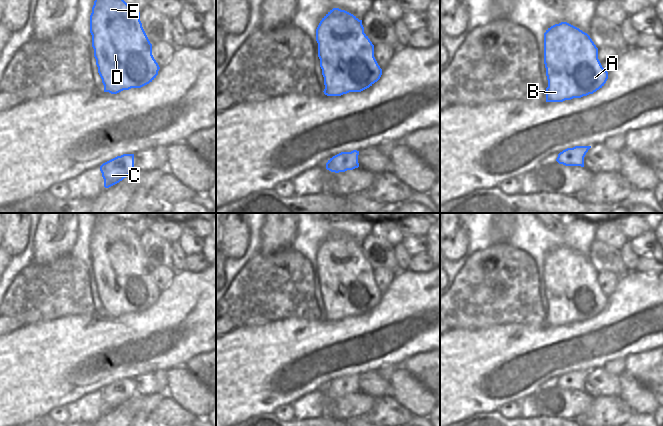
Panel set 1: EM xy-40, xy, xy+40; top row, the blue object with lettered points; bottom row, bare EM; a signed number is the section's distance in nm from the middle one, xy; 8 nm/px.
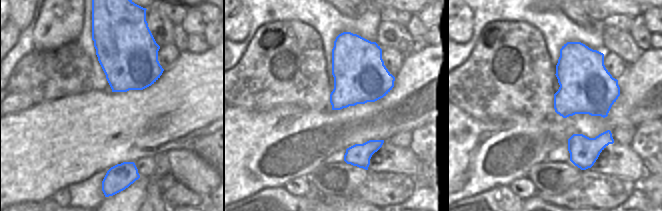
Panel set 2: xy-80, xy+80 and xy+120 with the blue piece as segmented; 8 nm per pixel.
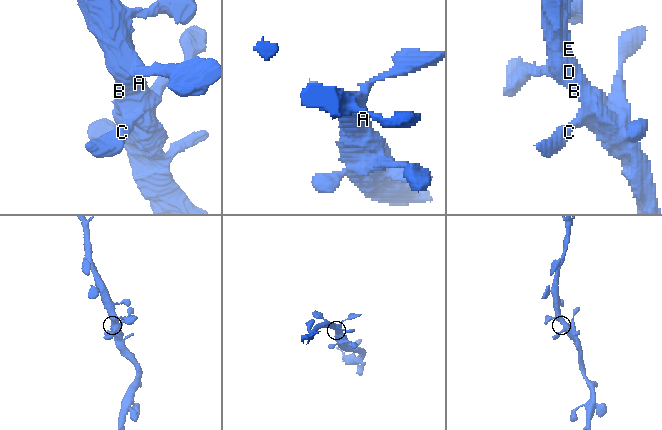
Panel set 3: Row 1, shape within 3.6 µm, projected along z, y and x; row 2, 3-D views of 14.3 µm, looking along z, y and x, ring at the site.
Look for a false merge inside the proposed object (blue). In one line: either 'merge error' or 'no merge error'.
no merge error

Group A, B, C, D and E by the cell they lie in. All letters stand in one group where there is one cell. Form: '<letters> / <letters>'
A B C D E

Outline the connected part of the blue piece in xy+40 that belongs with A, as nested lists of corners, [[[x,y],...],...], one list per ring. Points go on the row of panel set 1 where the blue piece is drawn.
[[[567,22],[555,24],[544,33],[544,64],[548,80],[546,102],[593,94],[608,79],[590,36]]]

